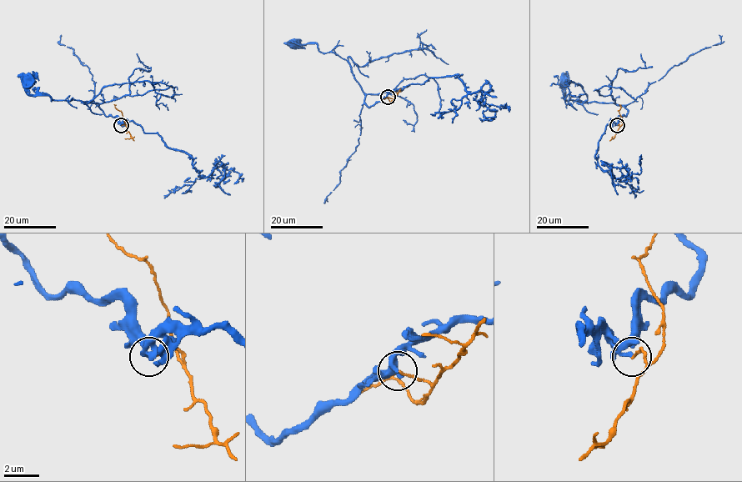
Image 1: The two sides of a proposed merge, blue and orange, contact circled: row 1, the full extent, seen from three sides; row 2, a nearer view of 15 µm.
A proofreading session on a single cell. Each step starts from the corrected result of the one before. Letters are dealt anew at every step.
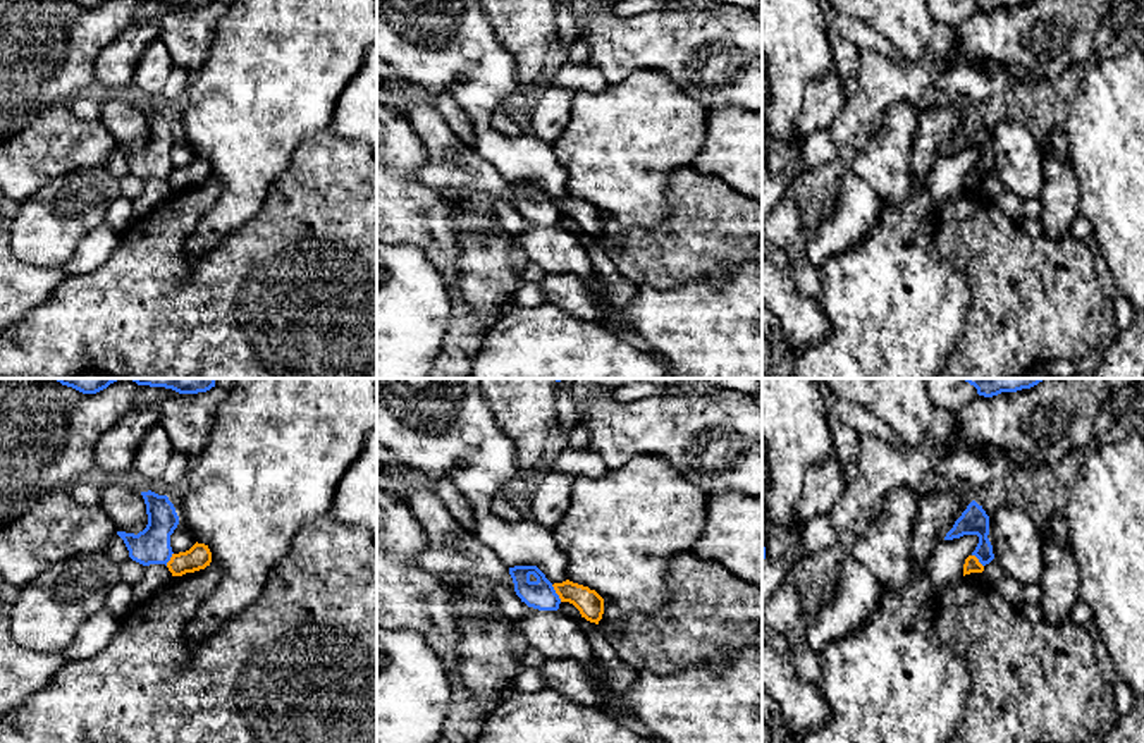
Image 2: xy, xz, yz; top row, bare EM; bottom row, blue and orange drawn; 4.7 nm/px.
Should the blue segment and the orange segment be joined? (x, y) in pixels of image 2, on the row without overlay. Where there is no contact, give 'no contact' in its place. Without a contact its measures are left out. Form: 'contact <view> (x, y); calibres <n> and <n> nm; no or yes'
contact xz (556, 208); calibres 140 and 120 nm; no

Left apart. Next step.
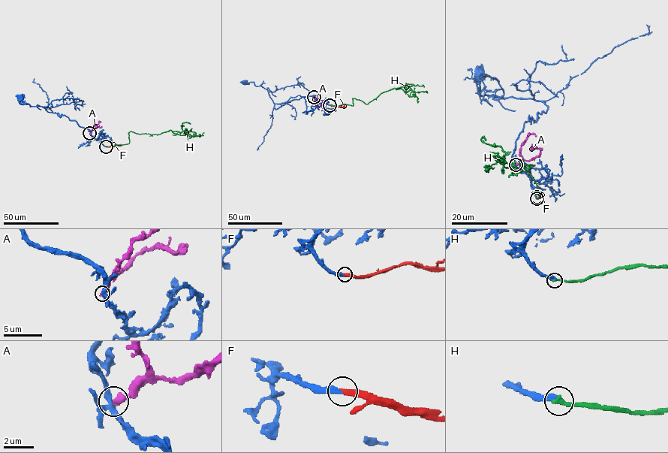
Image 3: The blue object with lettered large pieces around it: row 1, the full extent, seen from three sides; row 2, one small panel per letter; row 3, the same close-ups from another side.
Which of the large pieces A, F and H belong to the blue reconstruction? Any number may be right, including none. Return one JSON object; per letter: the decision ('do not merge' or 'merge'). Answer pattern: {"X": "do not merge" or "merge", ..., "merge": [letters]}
{"A": "do not merge", "F": "merge", "H": "do not merge", "merge": ["F"]}

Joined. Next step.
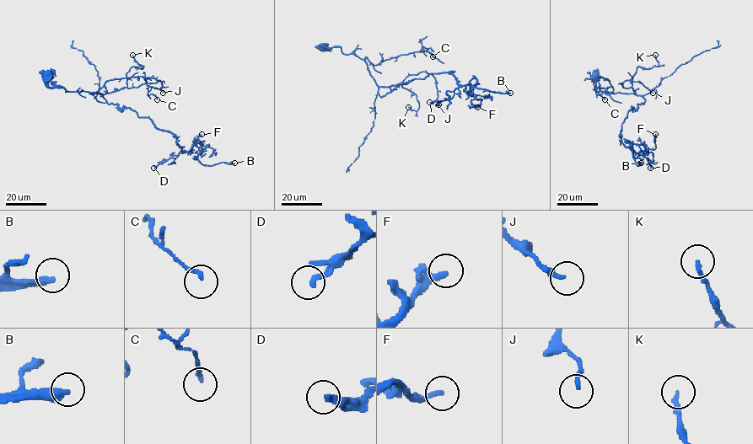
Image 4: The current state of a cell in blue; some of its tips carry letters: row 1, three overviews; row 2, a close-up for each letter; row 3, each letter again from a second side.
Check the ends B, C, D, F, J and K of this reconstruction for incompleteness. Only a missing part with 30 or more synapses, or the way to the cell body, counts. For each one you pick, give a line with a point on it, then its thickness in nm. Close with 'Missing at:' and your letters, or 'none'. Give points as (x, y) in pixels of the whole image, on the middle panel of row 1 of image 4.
B: place (510, 93); calibre 360 nm
Missing at: B

